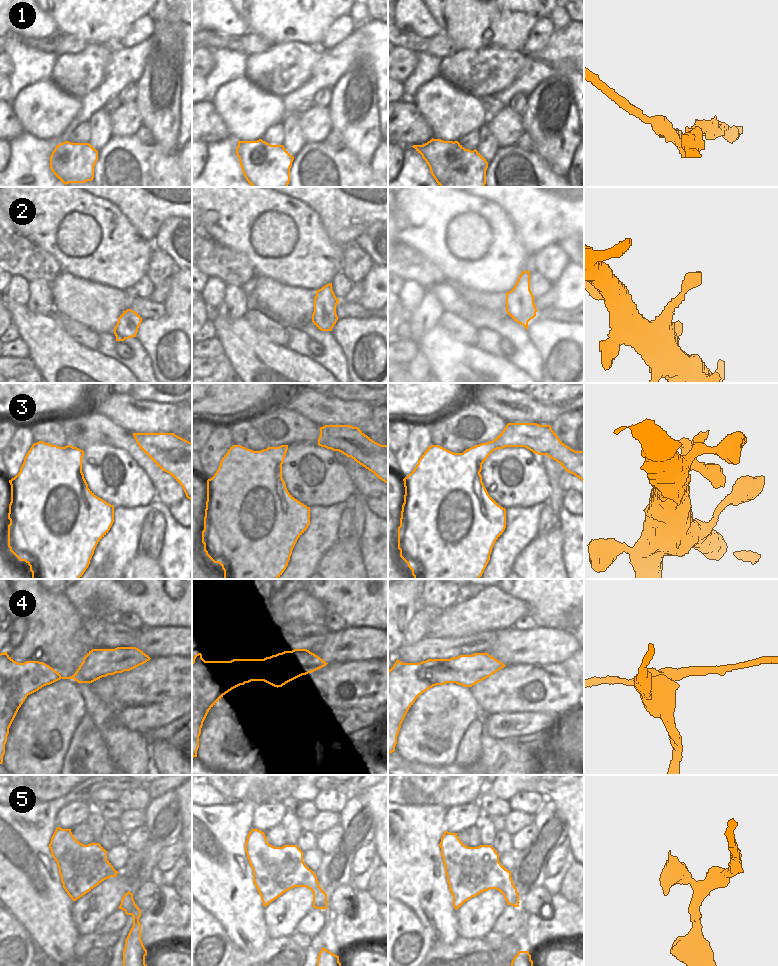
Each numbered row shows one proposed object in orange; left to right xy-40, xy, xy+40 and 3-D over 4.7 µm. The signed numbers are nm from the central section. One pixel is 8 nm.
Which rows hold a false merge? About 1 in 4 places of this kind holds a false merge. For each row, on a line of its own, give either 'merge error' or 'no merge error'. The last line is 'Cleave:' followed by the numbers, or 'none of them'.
1: merge error
2: no merge error
3: no merge error
4: merge error
5: no merge error
Cleave: 1, 4

